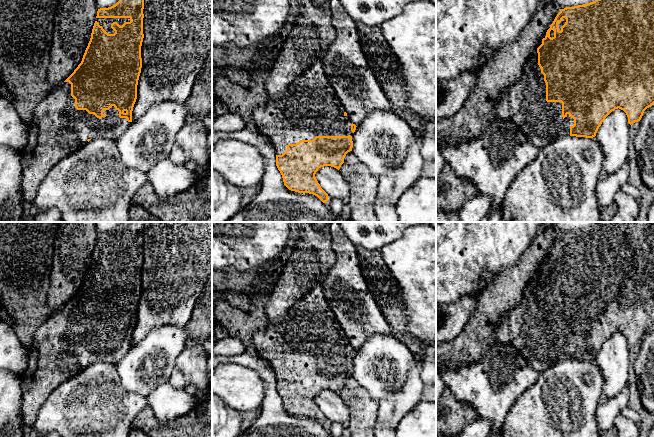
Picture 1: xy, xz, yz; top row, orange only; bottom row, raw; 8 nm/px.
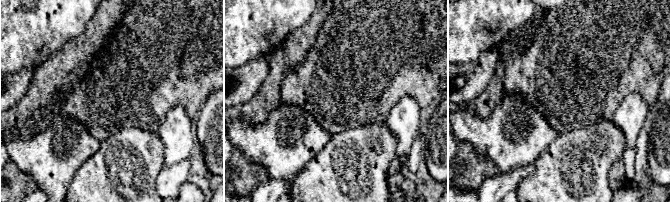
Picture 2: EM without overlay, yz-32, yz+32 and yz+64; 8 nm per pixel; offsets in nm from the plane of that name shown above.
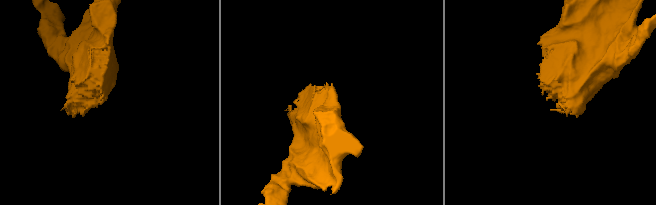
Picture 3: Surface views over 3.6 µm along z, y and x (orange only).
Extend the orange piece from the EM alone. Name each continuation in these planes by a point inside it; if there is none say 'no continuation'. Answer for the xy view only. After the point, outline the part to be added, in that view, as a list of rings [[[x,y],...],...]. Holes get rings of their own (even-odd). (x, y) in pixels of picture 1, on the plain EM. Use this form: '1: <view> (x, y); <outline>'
1: xy (57, 353); [[[62,306],[39,326],[28,349],[27,367],[21,374],[21,416],[25,426],[31,427],[39,408],[49,394],[60,384],[86,369],[88,363],[102,362],[116,365],[131,348],[126,342],[119,341],[119,335],[114,330],[109,334],[104,334],[103,338],[106,340],[97,342],[86,334],[77,334],[75,323],[71,320],[71,308],[69,306]]]

